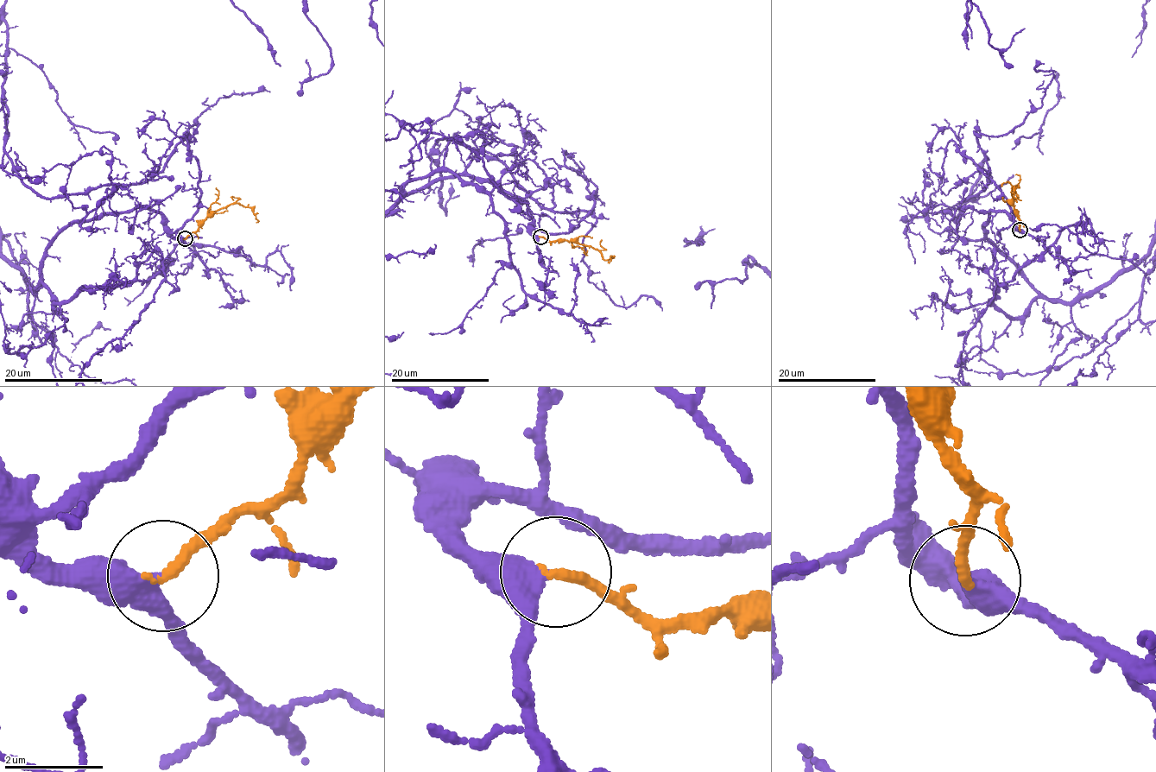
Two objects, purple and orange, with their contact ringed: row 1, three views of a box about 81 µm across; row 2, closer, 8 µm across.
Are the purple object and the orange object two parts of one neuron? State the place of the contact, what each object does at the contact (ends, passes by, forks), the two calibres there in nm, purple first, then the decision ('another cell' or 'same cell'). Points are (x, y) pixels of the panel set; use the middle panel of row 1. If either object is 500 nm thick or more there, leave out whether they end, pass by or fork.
(540, 237) | purple passes by | orange ends | 300/220 nm | same cell

